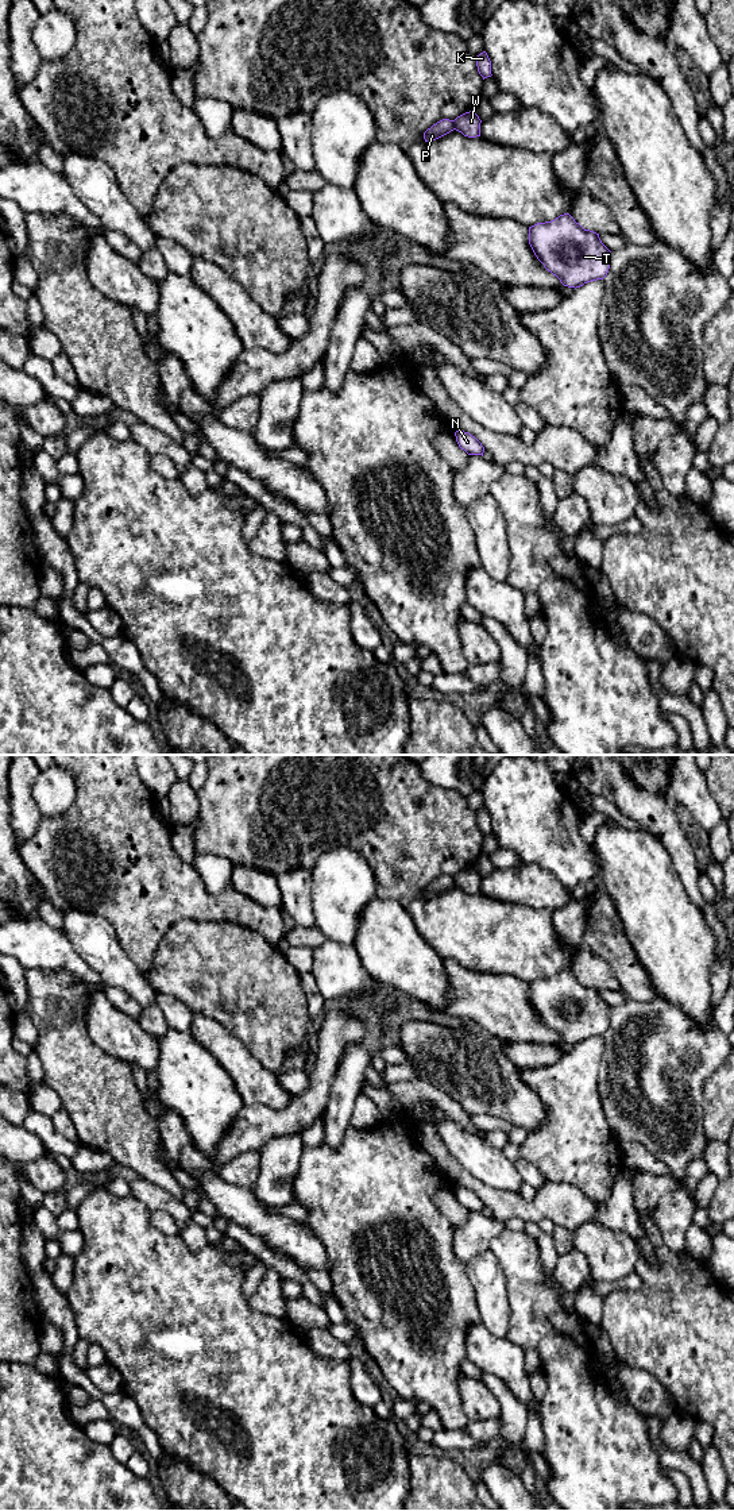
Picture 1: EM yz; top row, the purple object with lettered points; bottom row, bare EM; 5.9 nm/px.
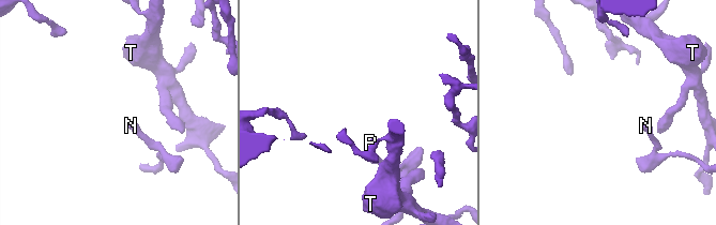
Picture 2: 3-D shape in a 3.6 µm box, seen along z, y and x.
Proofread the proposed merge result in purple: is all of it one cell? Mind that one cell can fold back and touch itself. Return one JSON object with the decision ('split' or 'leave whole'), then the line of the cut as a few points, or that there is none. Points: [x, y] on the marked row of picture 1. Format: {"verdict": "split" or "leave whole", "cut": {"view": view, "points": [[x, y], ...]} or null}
{"verdict": "split", "cut": {"view": "yz", "points": [[452, 120], [455, 128]]}}

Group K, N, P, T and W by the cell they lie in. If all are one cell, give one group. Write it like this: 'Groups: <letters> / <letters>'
Groups: K W / N P T

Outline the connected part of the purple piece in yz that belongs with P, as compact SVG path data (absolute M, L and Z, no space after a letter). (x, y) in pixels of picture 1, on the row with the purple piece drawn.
M443 119L424 132L425 142L433 142L455 130L453 120Z

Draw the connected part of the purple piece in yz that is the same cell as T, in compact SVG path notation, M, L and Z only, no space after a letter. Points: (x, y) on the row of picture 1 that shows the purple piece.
M569 213L529 227L529 244L544 267L568 288L603 280L610 269L611 251L599 234L584 230Z

